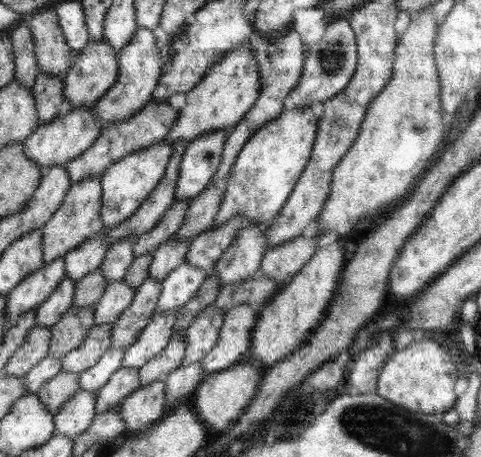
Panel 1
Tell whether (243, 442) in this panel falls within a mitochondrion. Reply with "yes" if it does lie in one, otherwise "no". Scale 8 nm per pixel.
no

